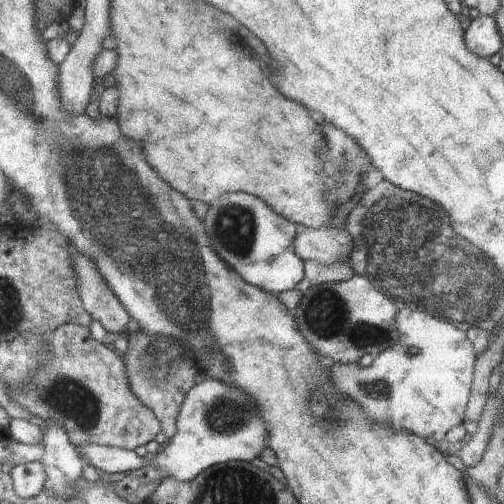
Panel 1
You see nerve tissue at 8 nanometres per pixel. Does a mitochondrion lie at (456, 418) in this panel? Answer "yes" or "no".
no

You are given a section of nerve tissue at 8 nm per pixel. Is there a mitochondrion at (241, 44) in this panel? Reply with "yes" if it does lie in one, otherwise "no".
yes

